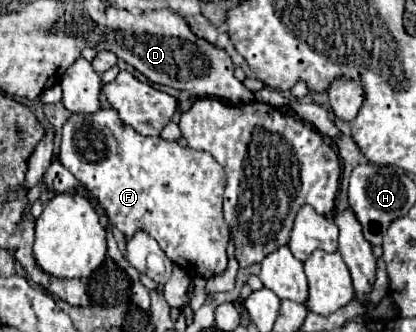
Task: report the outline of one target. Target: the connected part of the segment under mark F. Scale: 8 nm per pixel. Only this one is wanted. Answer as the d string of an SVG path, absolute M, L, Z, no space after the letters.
M101 108L89 116L73 114L65 122L61 138L61 164L99 198L111 222L115 222L125 236L145 230L159 242L169 260L203 278L217 276L227 268L229 226L223 218L225 172L221 164L209 156L209 152L179 146L179 142L169 142L161 136L141 136L131 126L121 122L113 108Z

